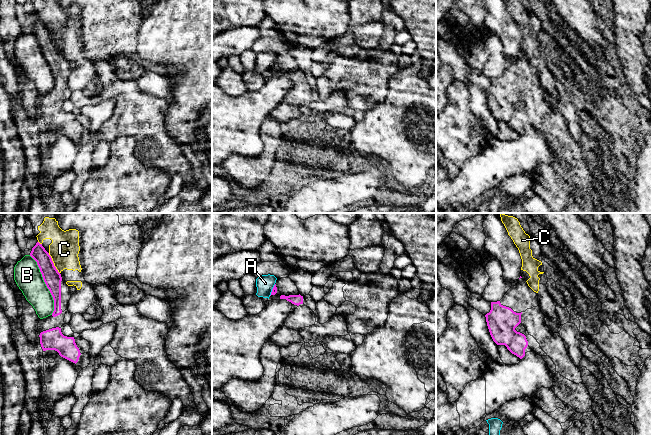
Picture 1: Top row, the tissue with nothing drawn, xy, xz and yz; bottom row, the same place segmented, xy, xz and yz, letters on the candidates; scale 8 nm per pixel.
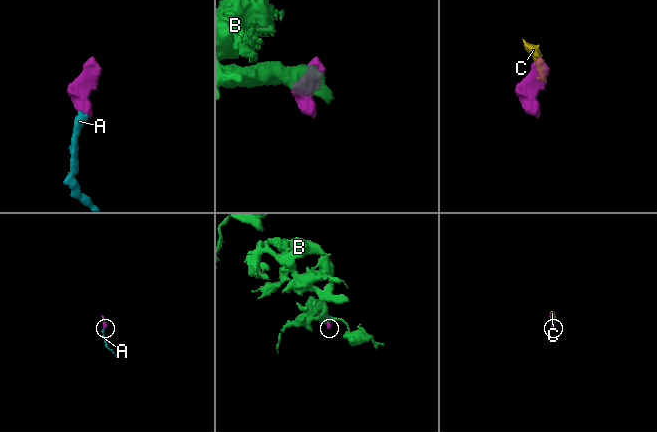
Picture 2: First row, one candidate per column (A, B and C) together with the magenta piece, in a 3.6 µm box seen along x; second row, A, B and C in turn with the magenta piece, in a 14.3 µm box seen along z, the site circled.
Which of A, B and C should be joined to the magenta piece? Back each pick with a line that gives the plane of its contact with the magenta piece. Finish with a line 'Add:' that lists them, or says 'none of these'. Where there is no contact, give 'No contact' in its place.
Add: none of these

